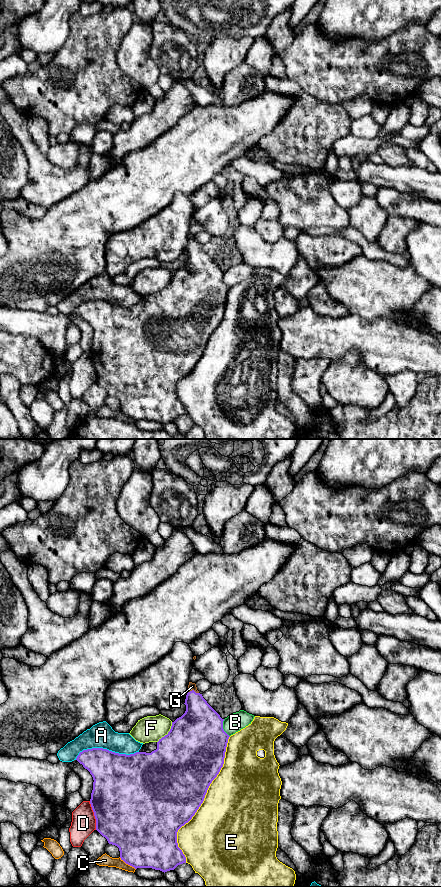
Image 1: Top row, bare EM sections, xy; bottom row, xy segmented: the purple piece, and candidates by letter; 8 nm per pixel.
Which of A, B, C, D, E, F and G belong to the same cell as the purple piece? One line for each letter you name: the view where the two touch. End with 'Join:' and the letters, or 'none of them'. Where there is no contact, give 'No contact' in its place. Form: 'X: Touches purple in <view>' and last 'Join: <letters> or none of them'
G: Touches purple in xy
Join: G

